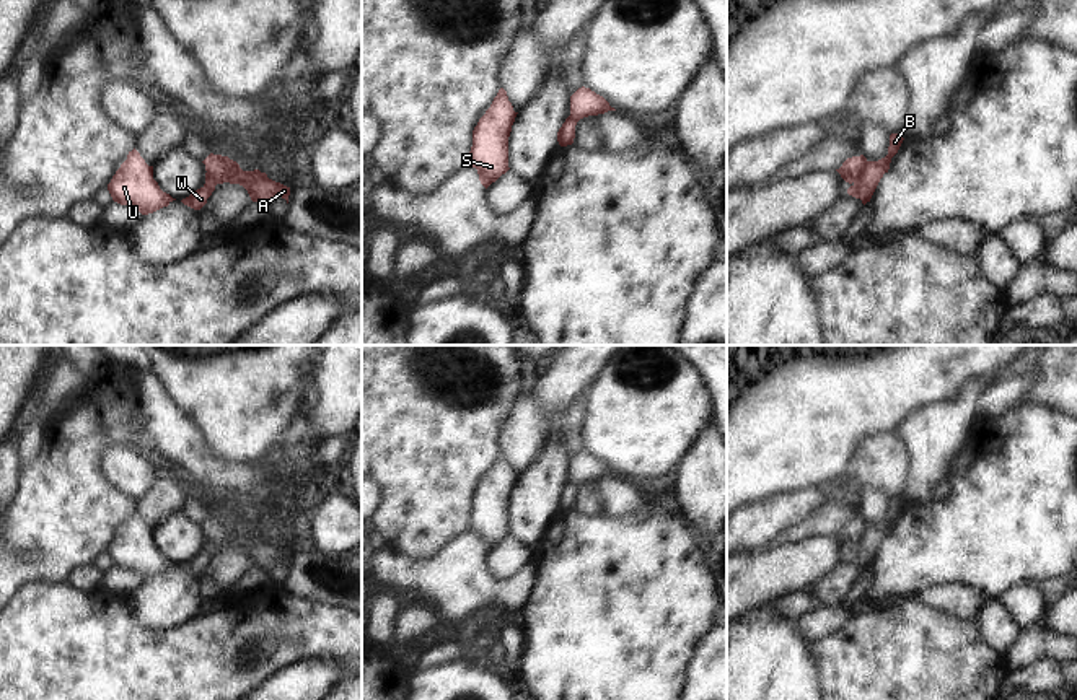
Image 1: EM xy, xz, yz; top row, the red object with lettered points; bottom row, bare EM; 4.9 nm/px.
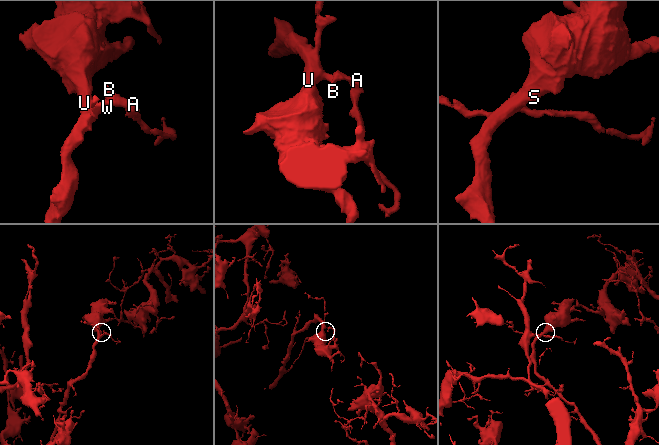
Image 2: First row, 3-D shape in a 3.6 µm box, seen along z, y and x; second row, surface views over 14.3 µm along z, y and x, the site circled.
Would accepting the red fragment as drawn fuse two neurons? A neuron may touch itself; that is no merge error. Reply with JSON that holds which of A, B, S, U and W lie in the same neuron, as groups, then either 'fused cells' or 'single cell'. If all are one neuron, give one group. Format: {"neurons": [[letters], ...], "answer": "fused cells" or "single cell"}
{"neurons": [["A", "B", "S", "U", "W"]], "answer": "single cell"}

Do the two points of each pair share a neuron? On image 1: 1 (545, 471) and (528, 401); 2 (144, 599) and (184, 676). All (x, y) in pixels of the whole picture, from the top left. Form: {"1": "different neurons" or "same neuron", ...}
{"1": "different neurons", "2": "different neurons"}

